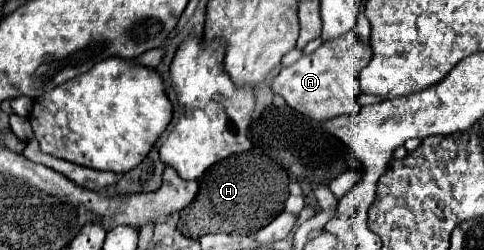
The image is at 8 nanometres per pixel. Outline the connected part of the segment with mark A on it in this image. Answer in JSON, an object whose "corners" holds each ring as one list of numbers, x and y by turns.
{"corners":[[350,31,350,35,334,39,334,43,322,43,312,55,302,55,294,65,282,67,278,77,272,81,272,91,282,95,292,109,320,123,340,115,354,115,360,109,360,105,342,93,338,71,350,69,354,73,360,73,360,69,368,61,370,61,370,47,360,45,358,33]]}

